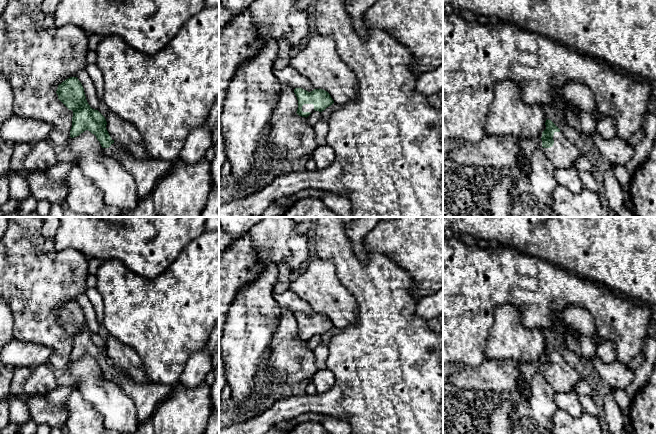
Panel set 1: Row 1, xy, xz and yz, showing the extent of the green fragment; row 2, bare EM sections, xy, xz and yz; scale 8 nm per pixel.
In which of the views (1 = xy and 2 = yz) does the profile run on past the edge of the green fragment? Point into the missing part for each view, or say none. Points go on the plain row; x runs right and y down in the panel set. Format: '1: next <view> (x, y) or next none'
1: next xy (146, 397)
2: next yz (505, 377)

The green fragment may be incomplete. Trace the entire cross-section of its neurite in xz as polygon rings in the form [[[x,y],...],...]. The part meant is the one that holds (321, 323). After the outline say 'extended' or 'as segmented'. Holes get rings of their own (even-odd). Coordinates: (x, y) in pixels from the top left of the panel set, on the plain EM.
[[[295,312],[294,317],[298,324],[296,337],[302,341],[307,342],[314,335],[322,336],[334,327],[330,318],[323,313],[308,316],[302,312]]] | extended

